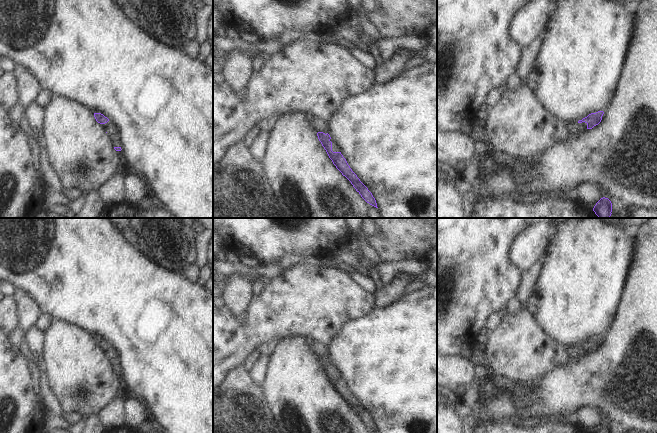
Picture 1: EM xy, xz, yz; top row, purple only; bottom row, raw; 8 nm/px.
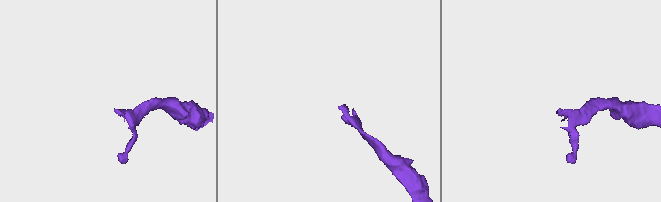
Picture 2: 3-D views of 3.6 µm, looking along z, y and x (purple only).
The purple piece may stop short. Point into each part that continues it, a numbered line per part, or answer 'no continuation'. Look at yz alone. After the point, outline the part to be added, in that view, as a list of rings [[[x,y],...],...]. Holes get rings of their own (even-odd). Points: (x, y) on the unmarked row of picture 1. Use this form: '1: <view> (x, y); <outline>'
1: yz (576, 353); [[[582,346],[582,347],[573,347],[567,350],[571,360],[573,361],[578,361],[585,355],[587,355],[587,347]]]

